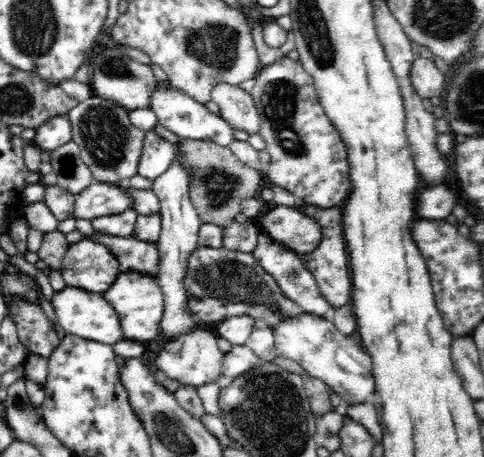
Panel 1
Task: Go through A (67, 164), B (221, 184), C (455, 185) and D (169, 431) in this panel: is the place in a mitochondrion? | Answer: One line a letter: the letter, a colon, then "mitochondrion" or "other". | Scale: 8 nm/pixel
A: mitochondrion
B: mitochondrion
C: other
D: mitochondrion

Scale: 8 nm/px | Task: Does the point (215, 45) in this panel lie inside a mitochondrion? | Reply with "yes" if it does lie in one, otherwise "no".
yes

